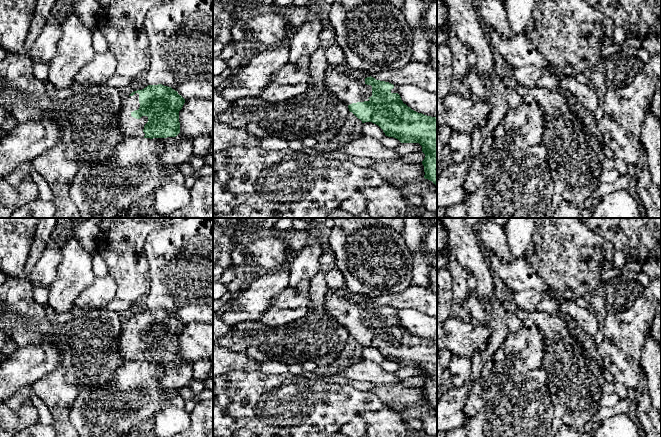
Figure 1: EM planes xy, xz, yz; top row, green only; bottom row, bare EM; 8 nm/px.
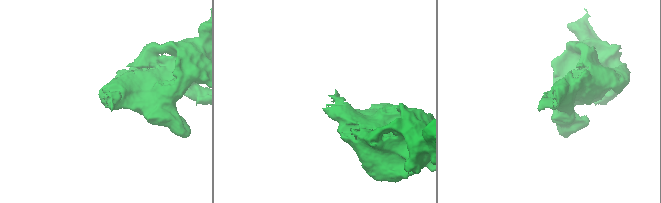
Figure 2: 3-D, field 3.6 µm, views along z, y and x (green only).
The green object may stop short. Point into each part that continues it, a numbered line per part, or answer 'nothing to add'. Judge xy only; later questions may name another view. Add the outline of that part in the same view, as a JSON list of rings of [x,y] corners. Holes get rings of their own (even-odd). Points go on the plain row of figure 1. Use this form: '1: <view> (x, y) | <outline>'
1: xy (129, 350) | [[[138,317],[122,324],[122,331],[119,337],[119,354],[125,364],[132,361],[144,362],[145,360],[143,353],[145,348],[148,346],[148,341],[142,340],[140,343],[136,343],[131,340],[131,337],[138,334],[139,331],[140,327]]]

